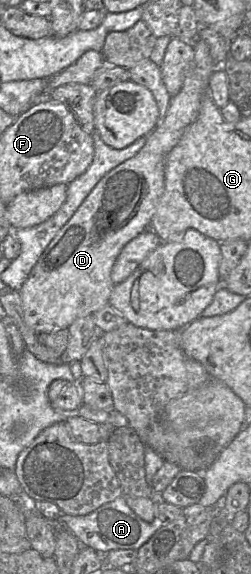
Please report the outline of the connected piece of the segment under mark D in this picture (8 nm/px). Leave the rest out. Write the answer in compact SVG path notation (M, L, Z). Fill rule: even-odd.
M197 37L194 43L194 59L190 63L180 92L170 100L164 120L145 137L143 148L134 157L112 169L97 183L41 254L18 291L25 323L38 335L68 328L77 318L92 315L109 304L115 285L111 280L112 267L123 247L150 225L158 201L164 192L166 156L178 144L186 128L197 119L202 100L209 94L210 76L216 68L207 43Z

